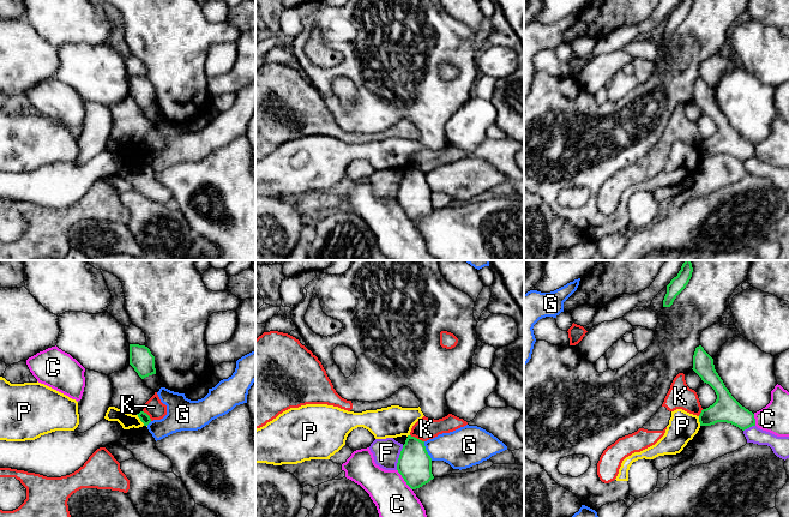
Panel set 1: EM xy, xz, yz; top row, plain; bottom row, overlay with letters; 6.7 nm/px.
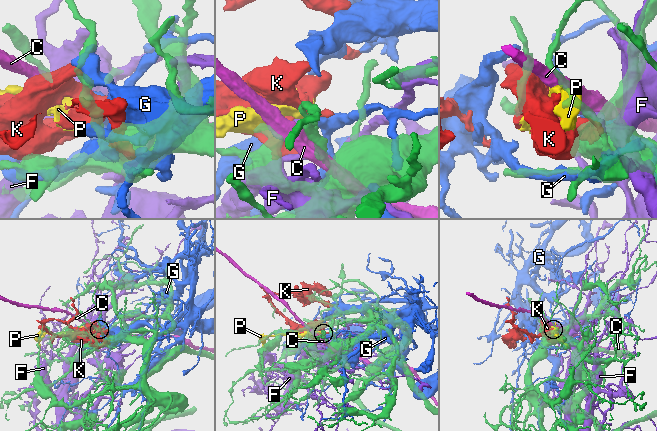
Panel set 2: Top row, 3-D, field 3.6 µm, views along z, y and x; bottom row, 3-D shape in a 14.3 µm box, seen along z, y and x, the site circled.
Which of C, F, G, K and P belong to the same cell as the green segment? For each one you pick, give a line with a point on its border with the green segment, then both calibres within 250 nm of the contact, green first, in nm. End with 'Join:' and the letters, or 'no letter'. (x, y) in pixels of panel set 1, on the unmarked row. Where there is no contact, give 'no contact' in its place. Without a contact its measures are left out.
Join: no letter

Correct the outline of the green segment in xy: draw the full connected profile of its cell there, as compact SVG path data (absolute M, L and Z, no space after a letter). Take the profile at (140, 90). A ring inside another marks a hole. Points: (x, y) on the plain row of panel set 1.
M130 76L130 96L141 110L156 106L155 88L145 77Z

